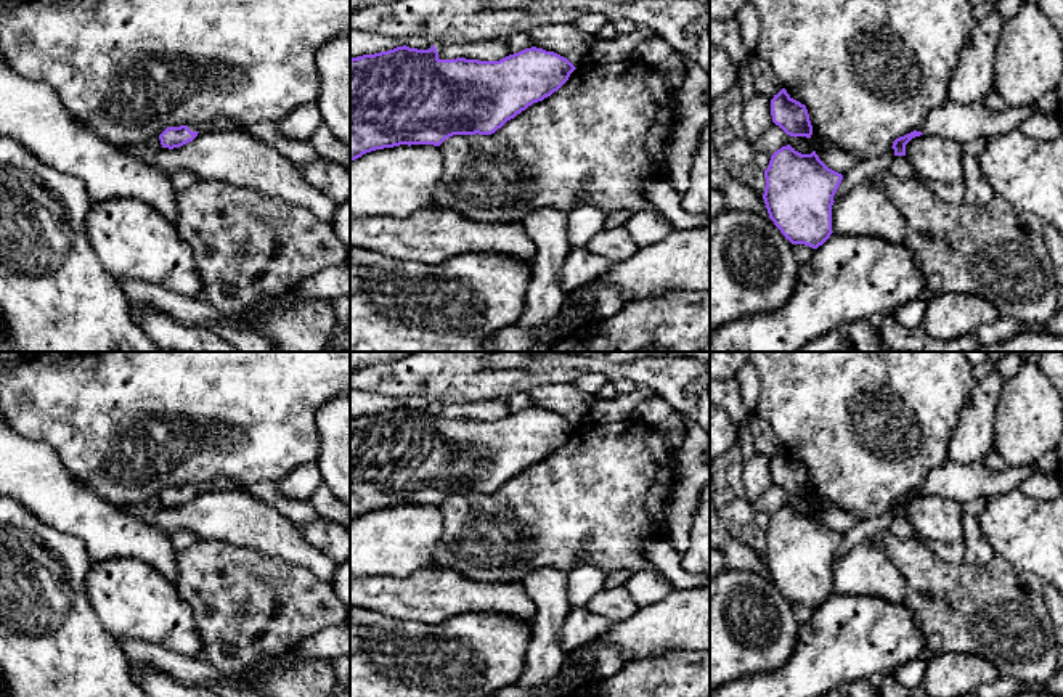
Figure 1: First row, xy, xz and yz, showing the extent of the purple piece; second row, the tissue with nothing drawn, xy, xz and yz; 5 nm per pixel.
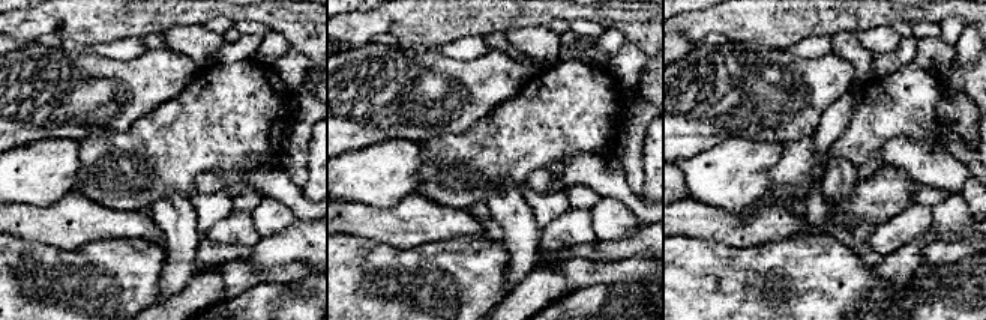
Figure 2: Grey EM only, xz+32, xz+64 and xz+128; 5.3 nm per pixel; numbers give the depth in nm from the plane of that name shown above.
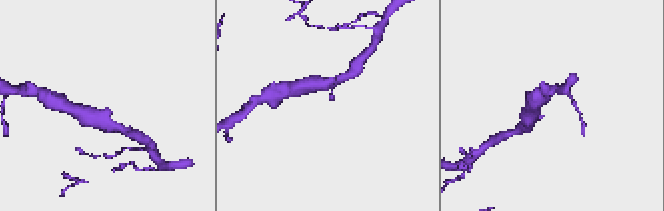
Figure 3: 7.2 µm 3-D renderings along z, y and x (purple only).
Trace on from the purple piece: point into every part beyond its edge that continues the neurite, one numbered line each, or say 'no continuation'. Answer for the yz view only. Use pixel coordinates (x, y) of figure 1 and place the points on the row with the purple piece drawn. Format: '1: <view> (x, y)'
1: yz (961, 122)

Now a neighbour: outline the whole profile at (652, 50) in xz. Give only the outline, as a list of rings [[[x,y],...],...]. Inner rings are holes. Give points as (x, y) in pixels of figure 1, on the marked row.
[[[652,34],[641,42],[634,51],[634,59],[649,66],[657,66],[674,53],[670,43],[657,34]]]

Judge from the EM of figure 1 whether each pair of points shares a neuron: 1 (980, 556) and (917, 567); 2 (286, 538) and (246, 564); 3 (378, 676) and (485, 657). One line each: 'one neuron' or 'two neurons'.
1: two neurons
2: two neurons
3: one neuron

